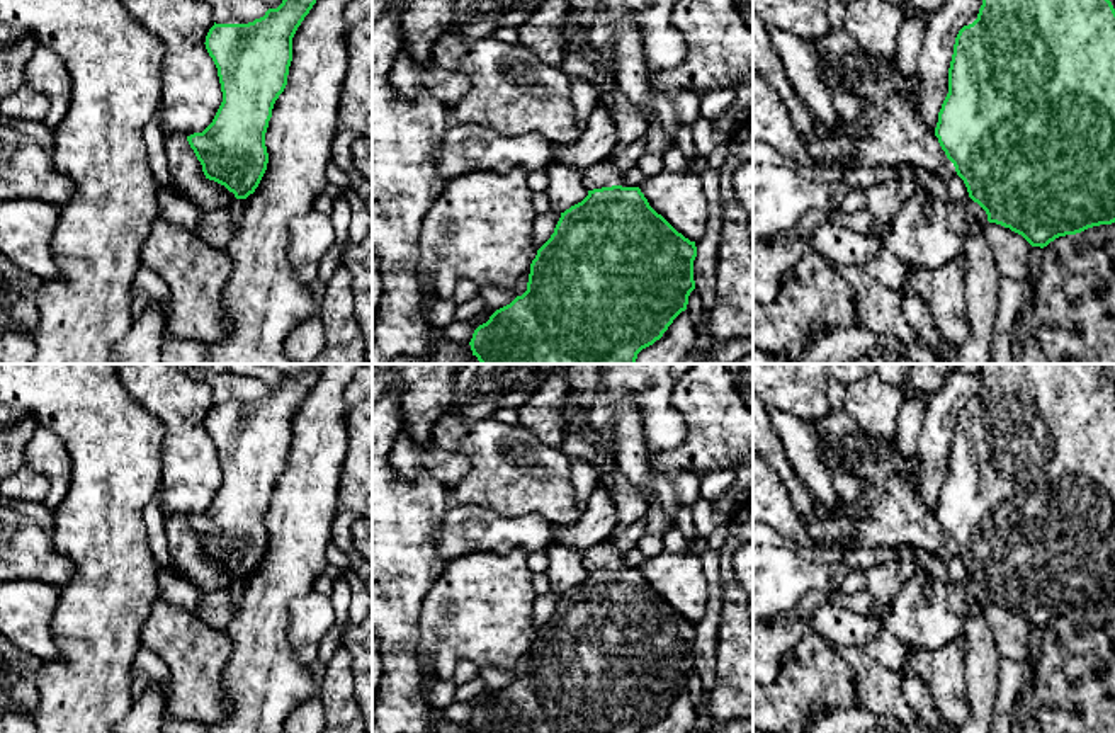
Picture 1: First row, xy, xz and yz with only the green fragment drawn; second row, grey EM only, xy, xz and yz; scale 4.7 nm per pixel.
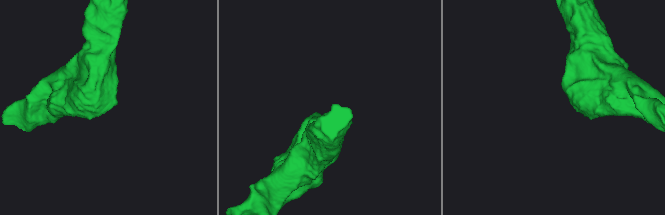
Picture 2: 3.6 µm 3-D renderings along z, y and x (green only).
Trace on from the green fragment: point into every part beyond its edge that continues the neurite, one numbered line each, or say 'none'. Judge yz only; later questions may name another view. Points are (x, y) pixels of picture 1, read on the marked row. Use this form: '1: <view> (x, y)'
1: yz (947, 170)

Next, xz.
1: xz (602, 174)

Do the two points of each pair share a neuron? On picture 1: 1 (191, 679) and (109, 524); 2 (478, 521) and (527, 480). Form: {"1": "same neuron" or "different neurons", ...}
{"1": "different neurons", "2": "different neurons"}

